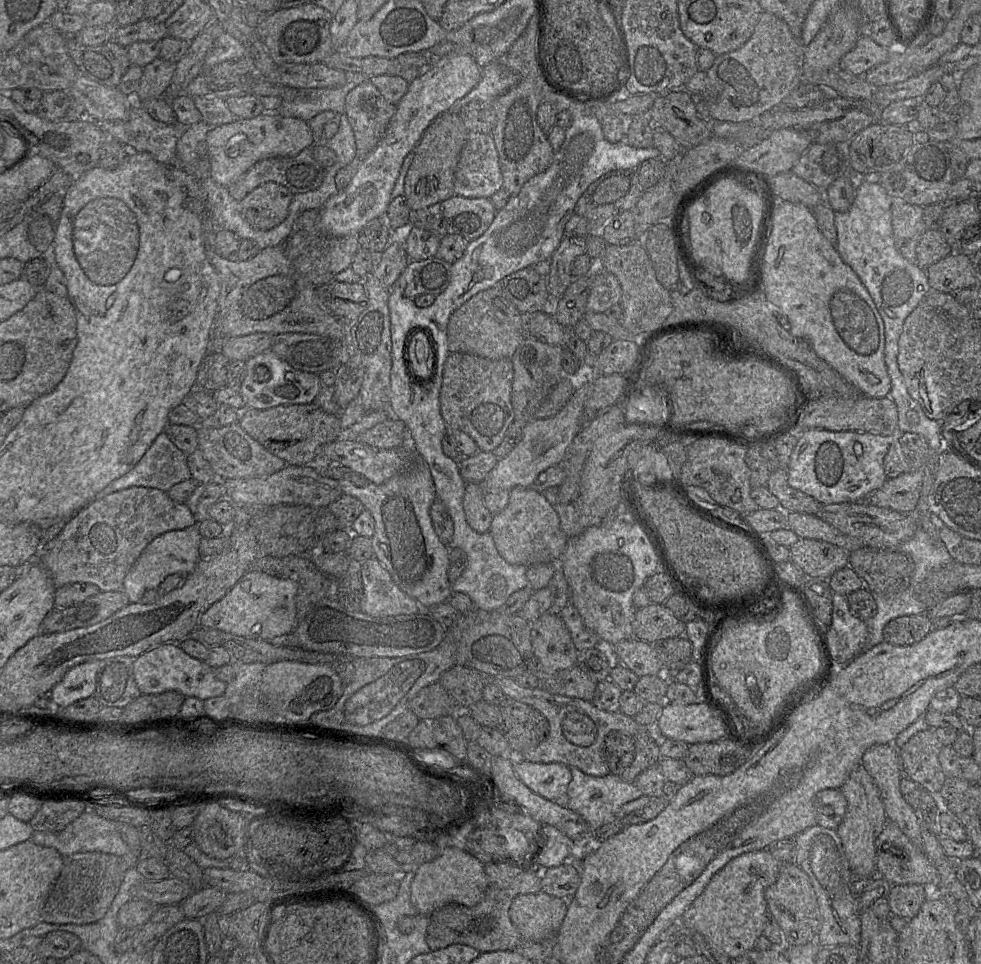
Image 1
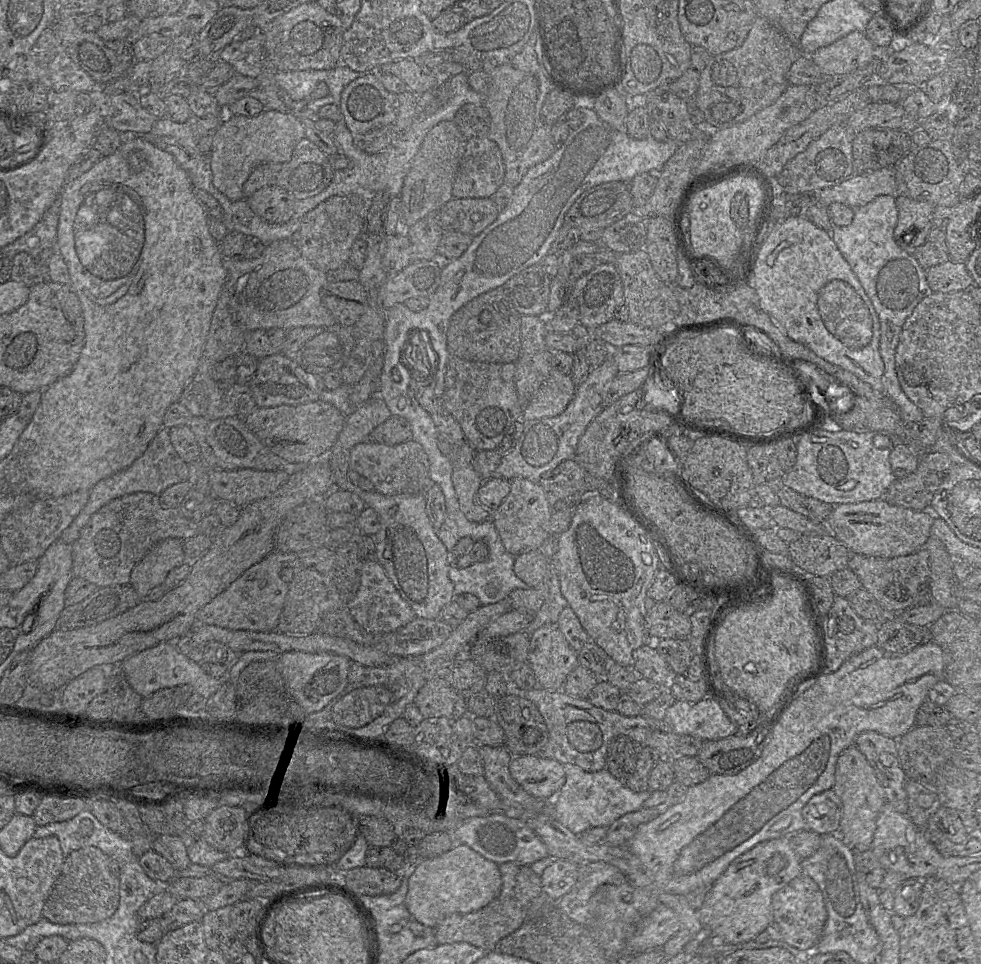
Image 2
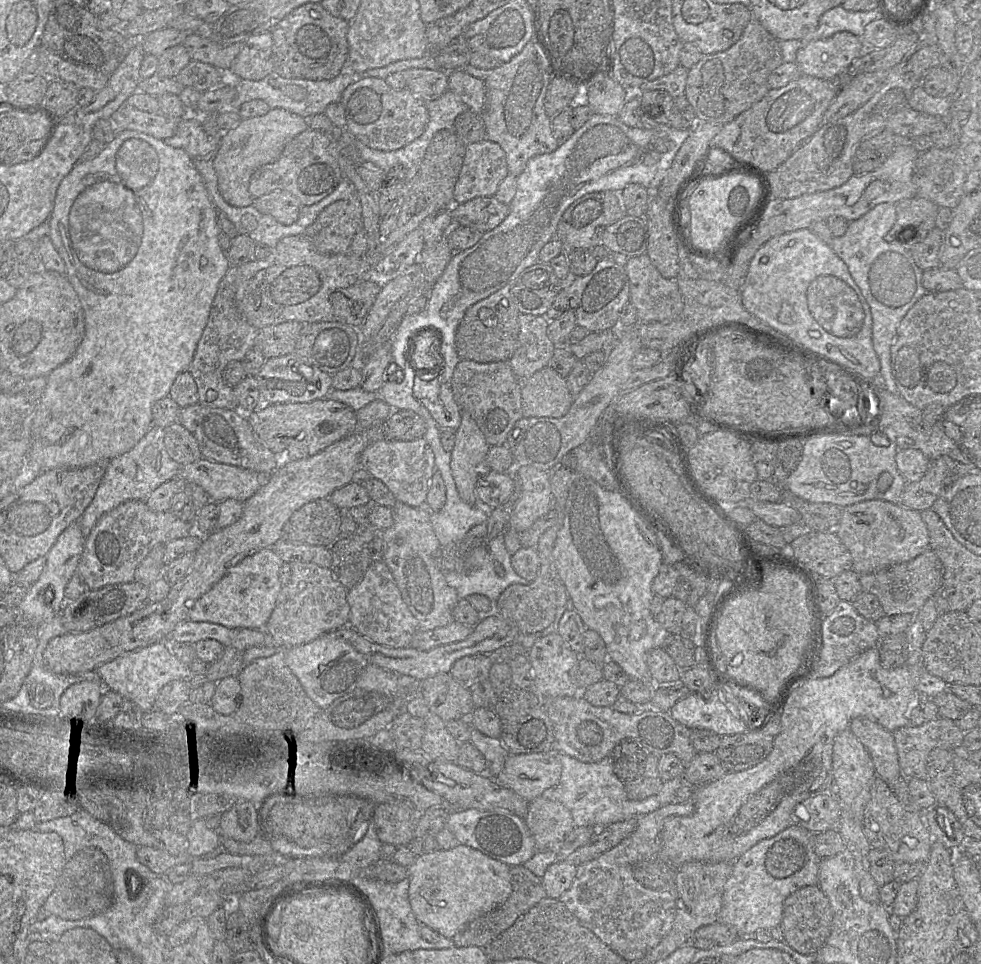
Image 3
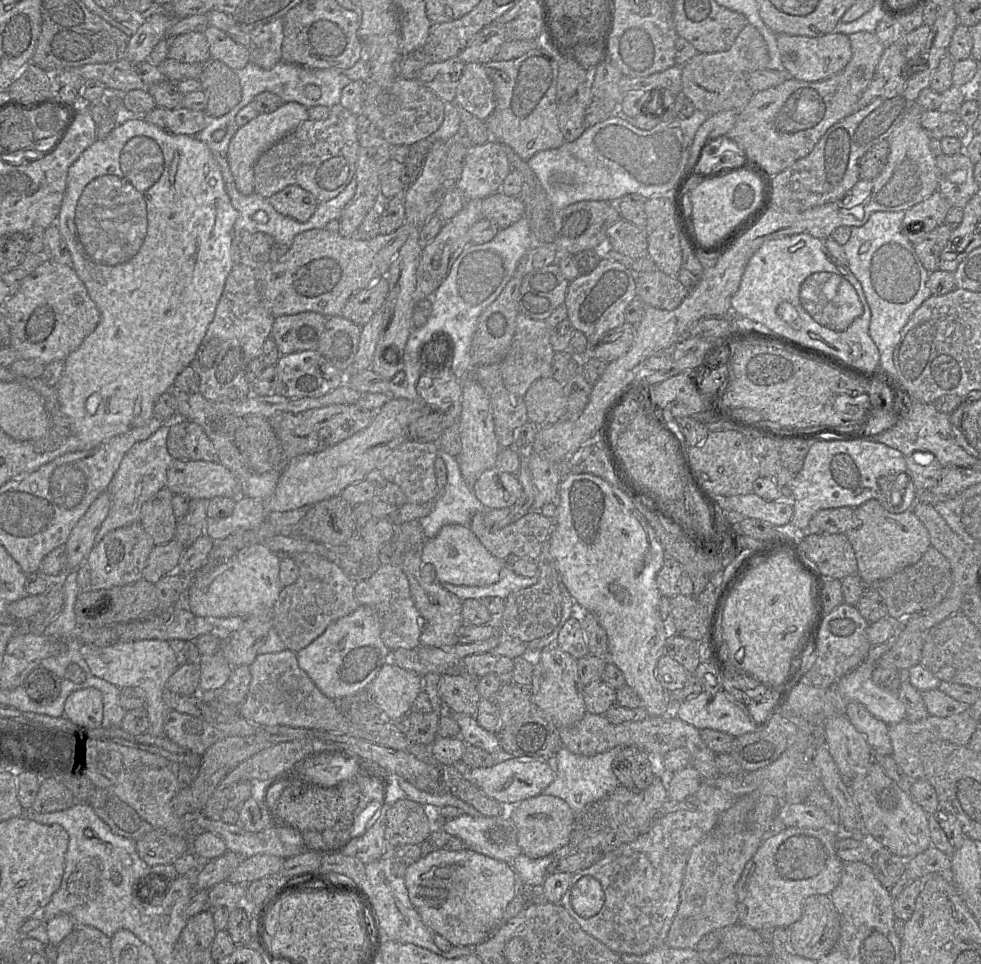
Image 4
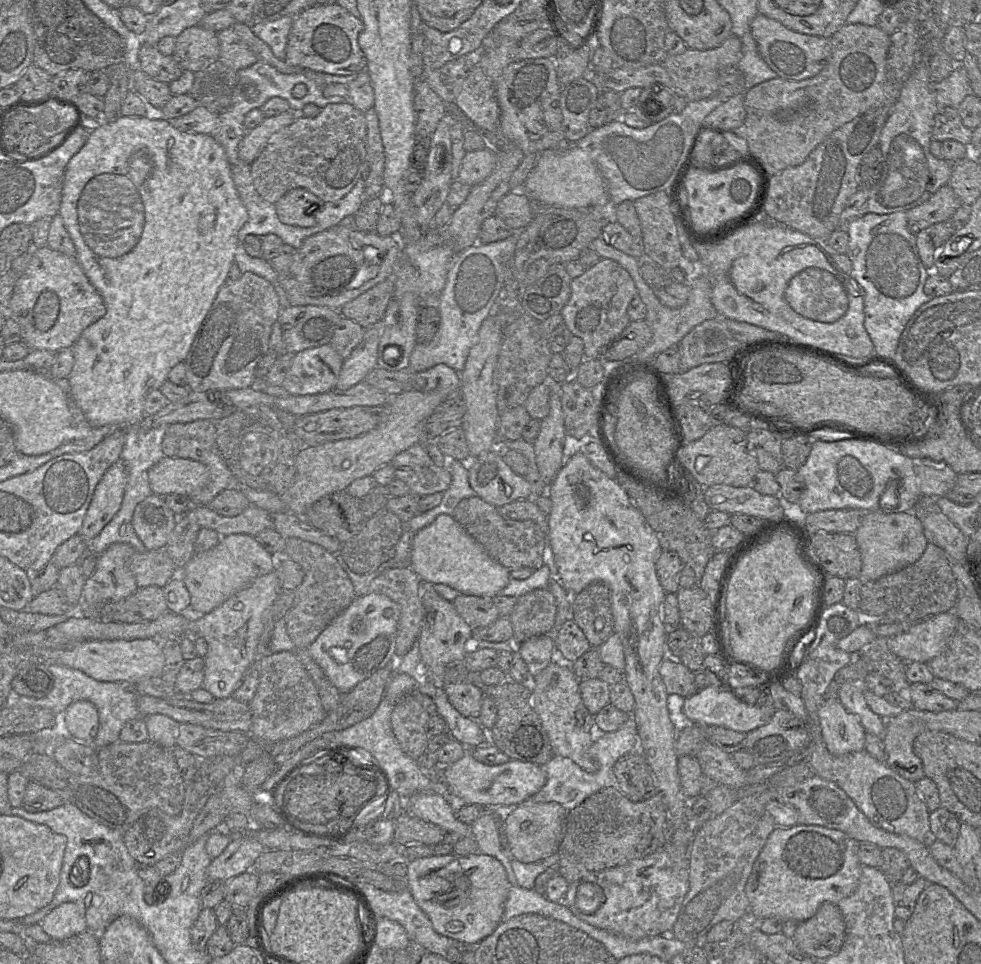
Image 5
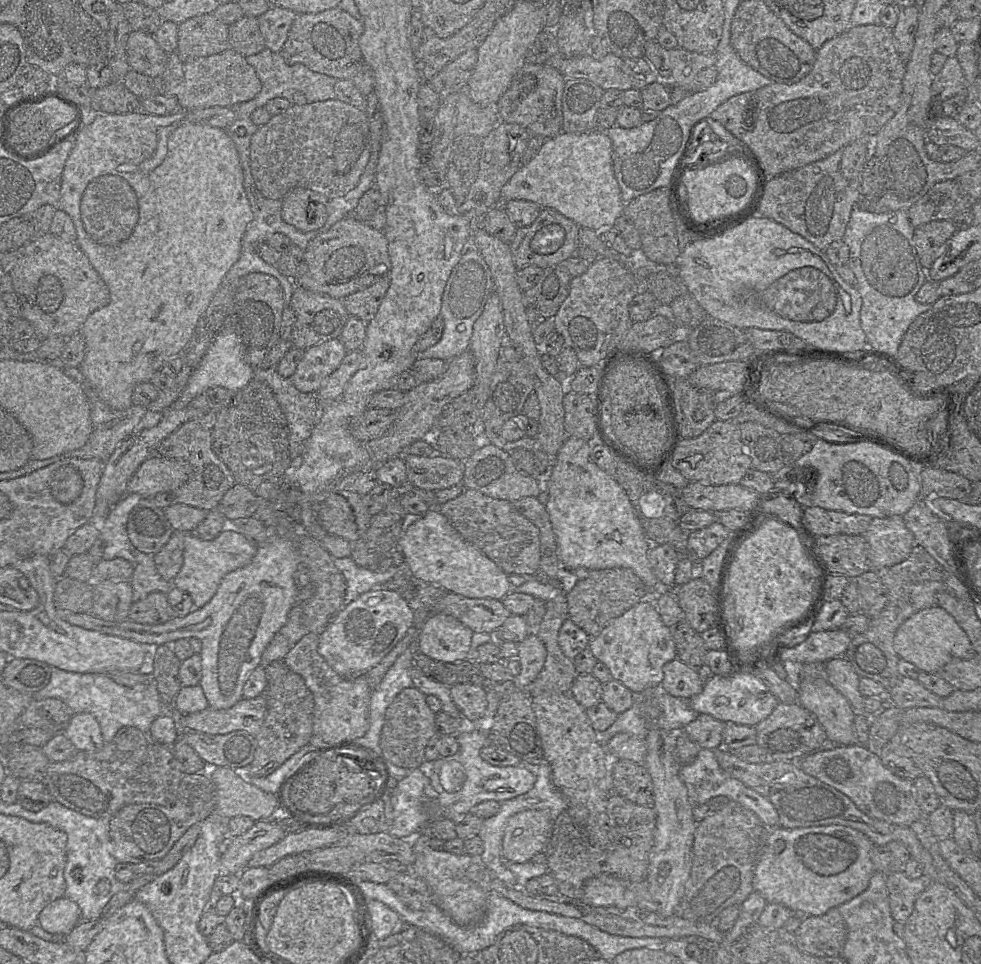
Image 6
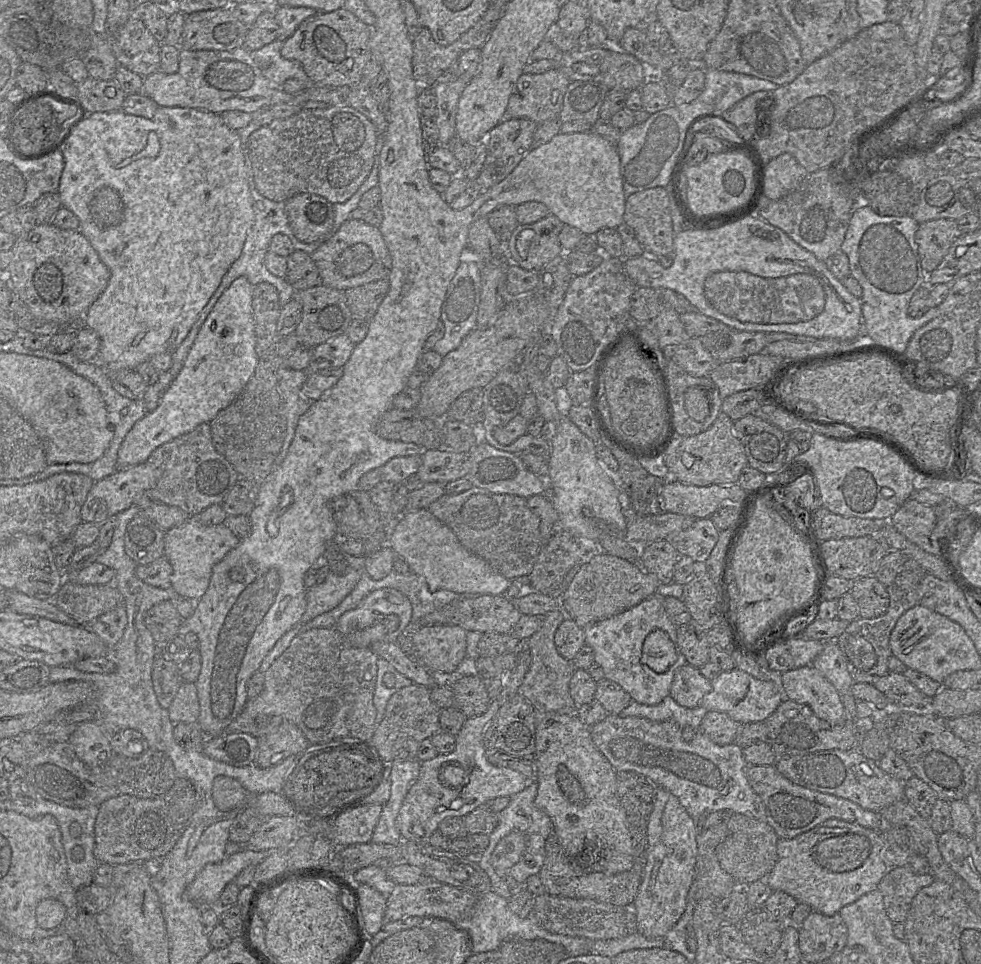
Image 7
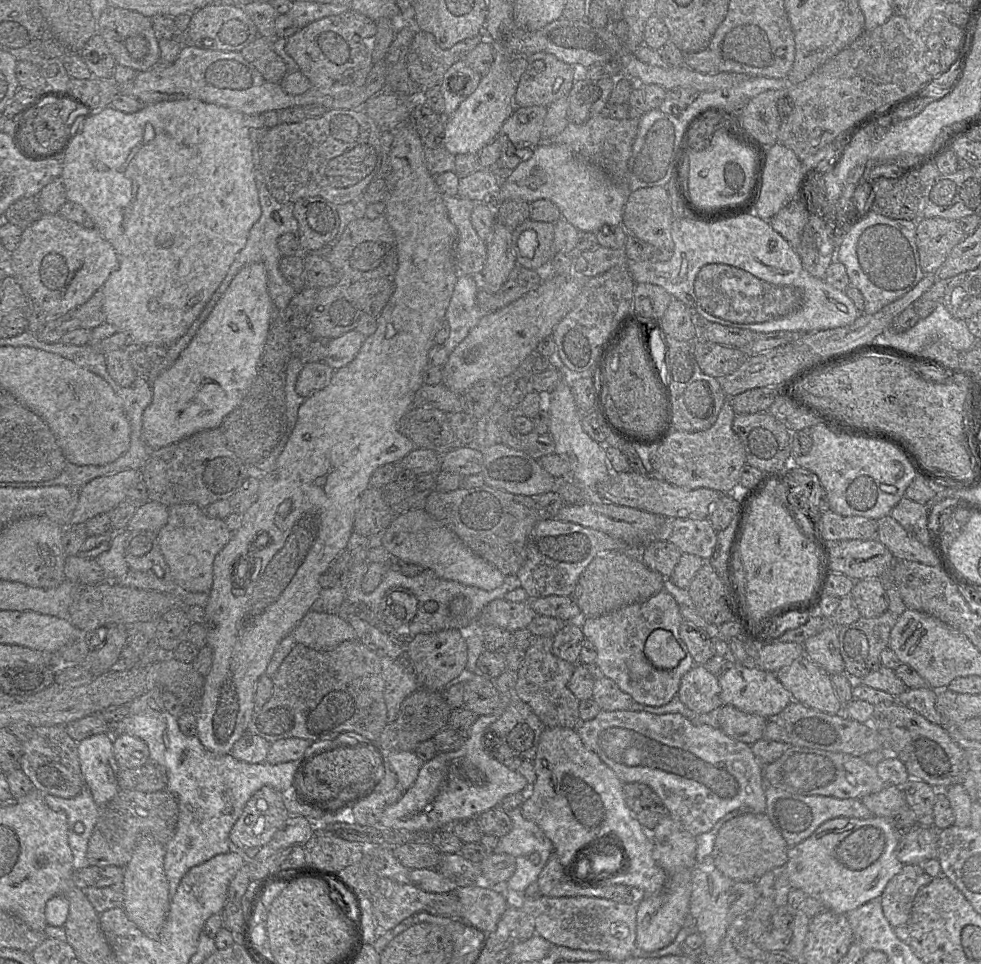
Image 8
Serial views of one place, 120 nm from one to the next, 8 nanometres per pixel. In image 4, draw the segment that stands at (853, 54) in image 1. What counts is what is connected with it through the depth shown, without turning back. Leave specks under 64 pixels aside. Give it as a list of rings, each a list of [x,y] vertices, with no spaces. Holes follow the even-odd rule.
[[[836,32],[818,37],[777,34],[777,46],[783,66],[790,77],[807,82],[834,76],[845,68],[852,56],[849,36]]]

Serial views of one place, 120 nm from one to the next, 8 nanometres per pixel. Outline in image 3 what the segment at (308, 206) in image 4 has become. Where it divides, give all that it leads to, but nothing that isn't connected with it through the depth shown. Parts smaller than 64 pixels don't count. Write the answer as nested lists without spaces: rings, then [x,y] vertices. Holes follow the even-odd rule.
[[[274,190],[253,199],[252,205],[261,213],[275,218],[284,225],[297,221],[302,207],[299,199],[286,190]]]

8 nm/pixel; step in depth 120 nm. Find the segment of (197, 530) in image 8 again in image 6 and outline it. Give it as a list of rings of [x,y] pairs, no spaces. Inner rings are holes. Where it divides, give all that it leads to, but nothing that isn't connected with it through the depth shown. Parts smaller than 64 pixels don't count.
[[[232,525],[226,527],[216,538],[205,541],[195,533],[187,533],[184,539],[183,564],[172,580],[172,586],[186,591],[192,598],[194,608],[201,608],[215,595],[222,578],[249,564],[257,552],[257,544],[235,530]]]

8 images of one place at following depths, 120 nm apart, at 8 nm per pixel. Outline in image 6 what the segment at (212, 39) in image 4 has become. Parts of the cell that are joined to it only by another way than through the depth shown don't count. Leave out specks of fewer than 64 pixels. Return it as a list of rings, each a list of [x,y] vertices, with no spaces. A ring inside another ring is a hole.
[[[244,16],[229,27],[230,49],[244,57],[256,55],[266,48],[258,18]]]

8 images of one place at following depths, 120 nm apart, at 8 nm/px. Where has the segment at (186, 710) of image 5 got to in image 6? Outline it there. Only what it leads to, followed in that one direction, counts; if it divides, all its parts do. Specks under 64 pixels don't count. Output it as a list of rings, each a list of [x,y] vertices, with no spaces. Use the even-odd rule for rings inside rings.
[[[263,694],[255,698],[242,698],[228,709],[206,709],[180,714],[172,706],[166,708],[166,713],[173,719],[182,731],[196,731],[207,734],[227,734],[243,730],[256,736],[264,722],[267,713],[267,701]]]

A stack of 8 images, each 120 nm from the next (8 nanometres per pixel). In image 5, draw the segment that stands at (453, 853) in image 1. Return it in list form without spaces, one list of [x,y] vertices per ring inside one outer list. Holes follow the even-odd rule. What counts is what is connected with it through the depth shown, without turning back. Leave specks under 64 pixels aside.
[[[476,852],[468,856],[432,855],[408,861],[406,888],[428,916],[434,930],[460,944],[480,943],[502,921],[511,887],[503,865]]]

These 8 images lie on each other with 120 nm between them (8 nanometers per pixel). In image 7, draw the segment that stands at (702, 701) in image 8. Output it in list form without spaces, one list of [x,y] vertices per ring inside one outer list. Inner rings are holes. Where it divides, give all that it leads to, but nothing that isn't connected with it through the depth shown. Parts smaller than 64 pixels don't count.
[[[686,663],[675,673],[670,696],[684,707],[696,708],[711,690],[712,682],[701,674],[699,668]]]

